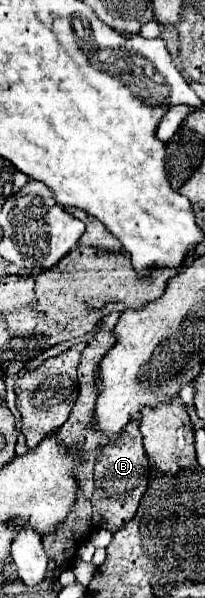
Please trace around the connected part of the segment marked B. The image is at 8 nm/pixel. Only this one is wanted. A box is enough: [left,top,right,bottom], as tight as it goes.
[92,421,148,533]

